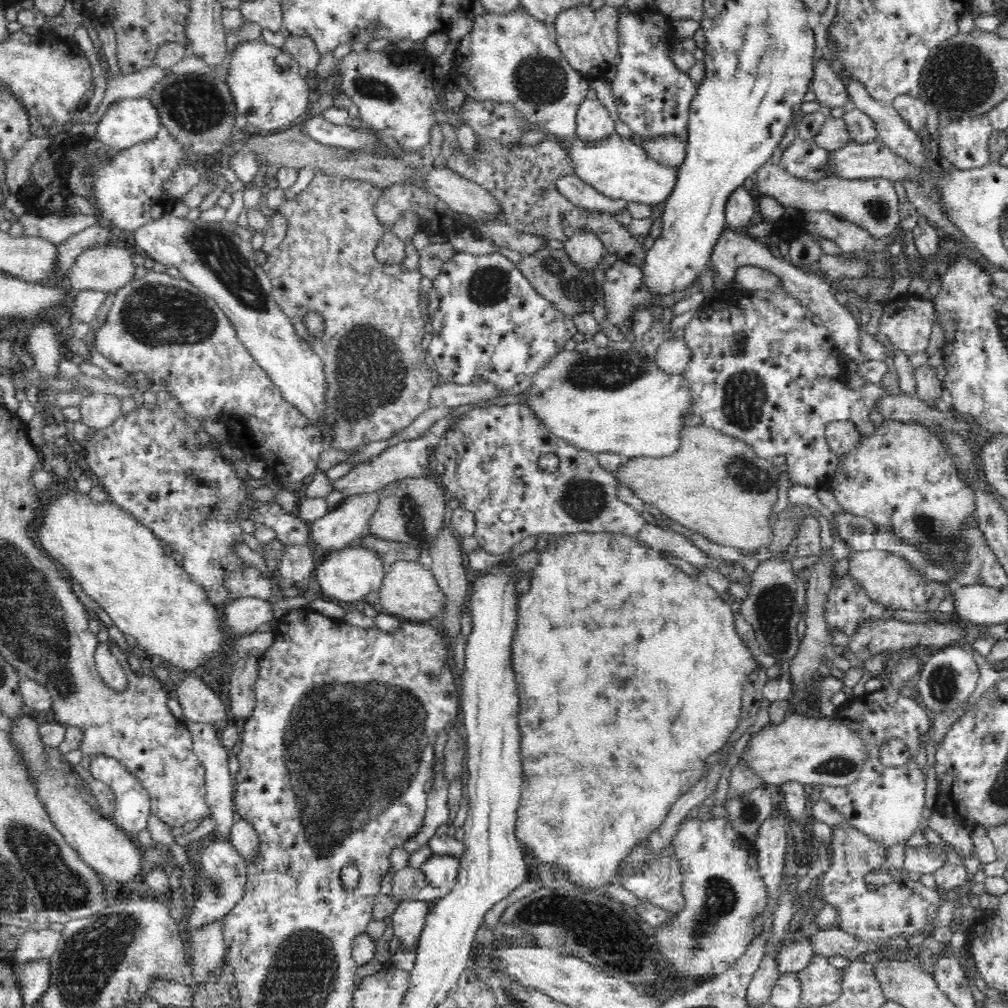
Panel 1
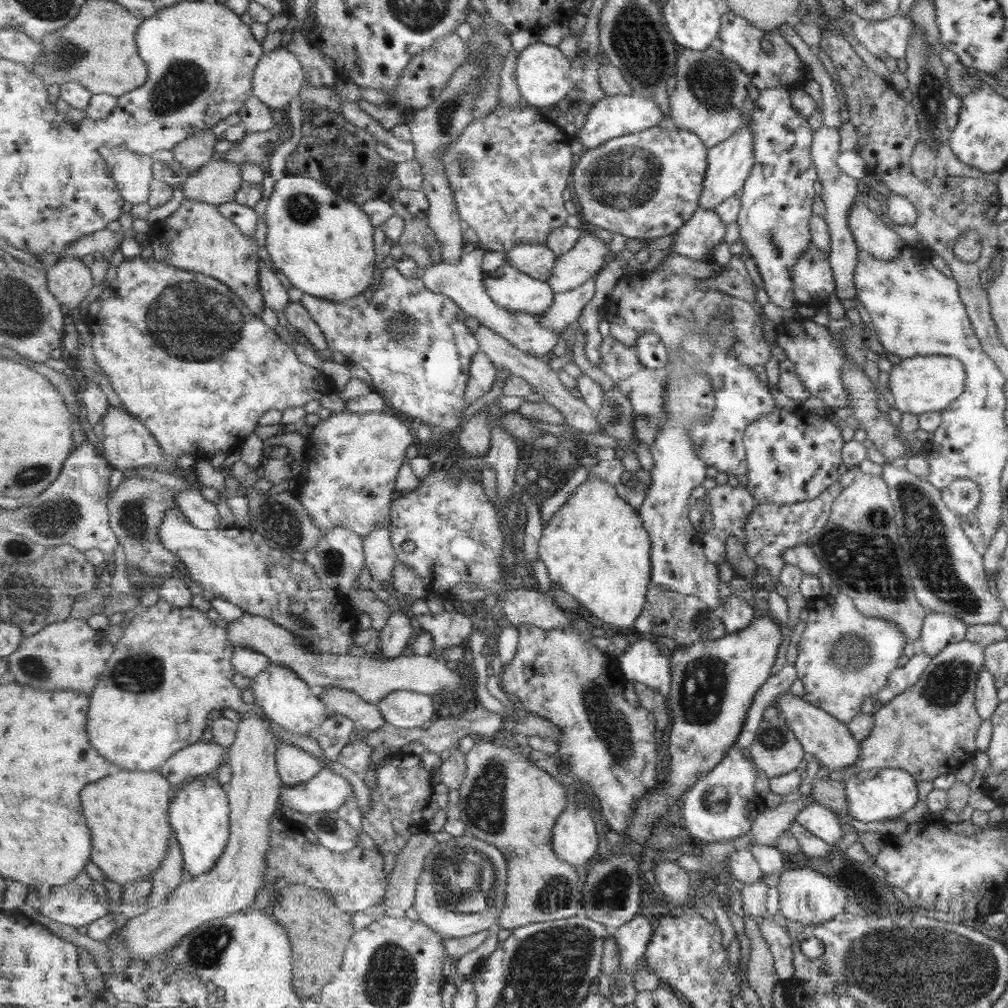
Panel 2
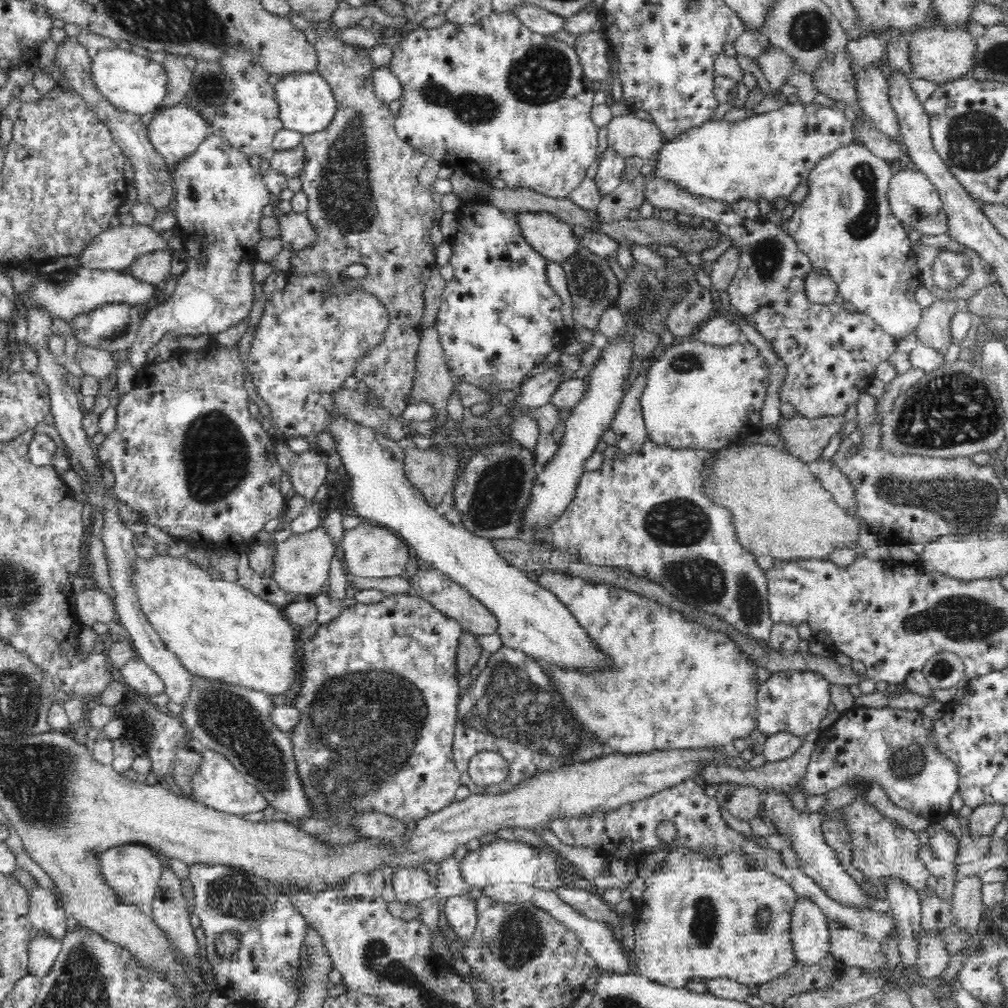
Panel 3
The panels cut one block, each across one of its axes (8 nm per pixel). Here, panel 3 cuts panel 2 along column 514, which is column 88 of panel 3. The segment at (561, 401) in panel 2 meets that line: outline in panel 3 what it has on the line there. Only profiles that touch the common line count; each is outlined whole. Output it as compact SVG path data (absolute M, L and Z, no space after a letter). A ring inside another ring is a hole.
M82 341L78 343L75 362L84 370L85 375L99 380L109 377L115 365L112 353L108 350L86 345Z

